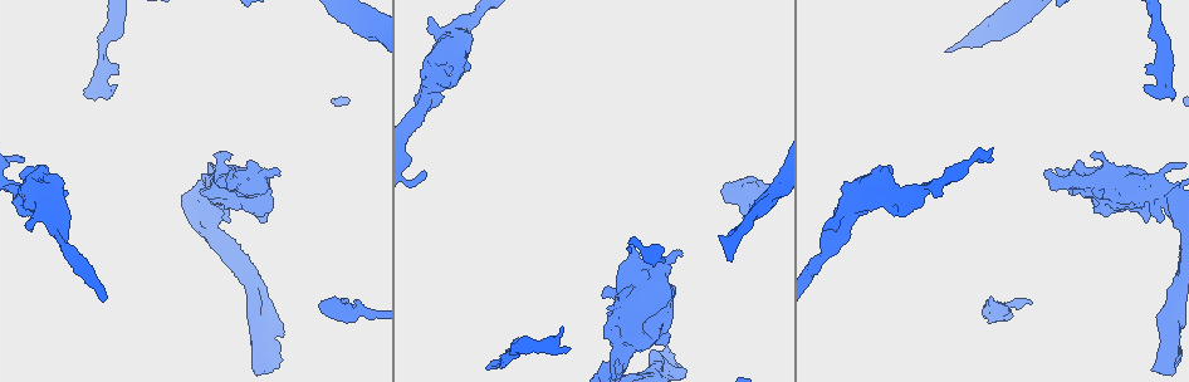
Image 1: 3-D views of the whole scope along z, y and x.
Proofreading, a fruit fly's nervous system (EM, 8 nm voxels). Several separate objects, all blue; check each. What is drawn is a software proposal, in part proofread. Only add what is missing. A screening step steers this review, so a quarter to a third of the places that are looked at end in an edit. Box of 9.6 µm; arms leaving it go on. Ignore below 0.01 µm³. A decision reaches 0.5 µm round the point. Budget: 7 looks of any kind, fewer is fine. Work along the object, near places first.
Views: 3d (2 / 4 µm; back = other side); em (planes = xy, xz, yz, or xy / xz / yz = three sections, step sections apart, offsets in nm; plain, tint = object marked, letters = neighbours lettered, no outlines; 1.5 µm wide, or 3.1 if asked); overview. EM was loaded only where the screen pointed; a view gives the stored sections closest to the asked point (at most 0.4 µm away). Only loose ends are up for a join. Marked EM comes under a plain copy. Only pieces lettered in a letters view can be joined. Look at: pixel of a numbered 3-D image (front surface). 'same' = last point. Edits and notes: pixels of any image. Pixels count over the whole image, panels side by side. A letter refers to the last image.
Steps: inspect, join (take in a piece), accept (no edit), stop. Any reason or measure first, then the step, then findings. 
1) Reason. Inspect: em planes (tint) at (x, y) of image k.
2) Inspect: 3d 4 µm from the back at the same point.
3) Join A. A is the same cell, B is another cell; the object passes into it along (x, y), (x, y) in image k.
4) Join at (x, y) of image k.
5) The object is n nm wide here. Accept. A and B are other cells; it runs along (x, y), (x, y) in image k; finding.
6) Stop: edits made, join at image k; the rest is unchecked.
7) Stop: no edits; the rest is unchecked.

Inspect: em yz step 8 (tint) at (277, 171) of image 1.

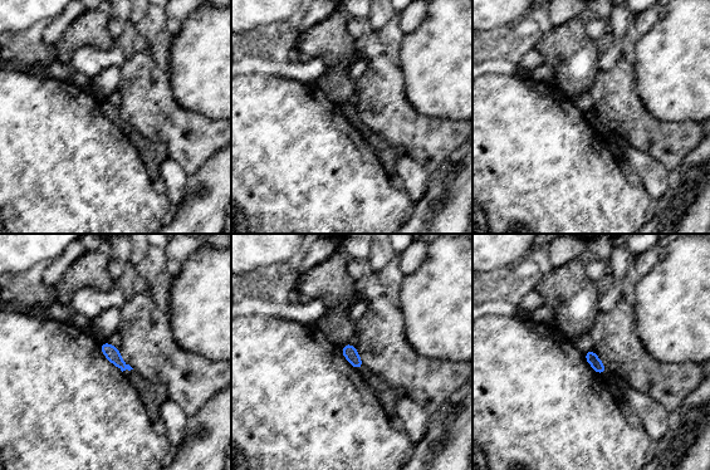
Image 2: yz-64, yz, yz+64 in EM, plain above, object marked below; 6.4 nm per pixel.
Inspect: em xz step 4 (letters) at the same point.

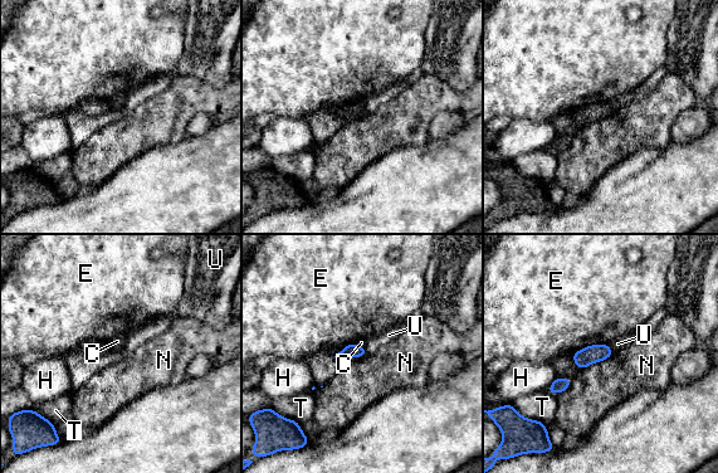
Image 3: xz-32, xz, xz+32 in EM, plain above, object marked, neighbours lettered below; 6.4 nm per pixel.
Accept. C, E, H, N, T and U are other cells; a border runs along (614, 354), (591, 362), (580, 370) in image 3; no lettered piece goes on from it.

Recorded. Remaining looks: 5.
Thin end. Inspect: em planes (letters) at (1173, 98) of image 1.

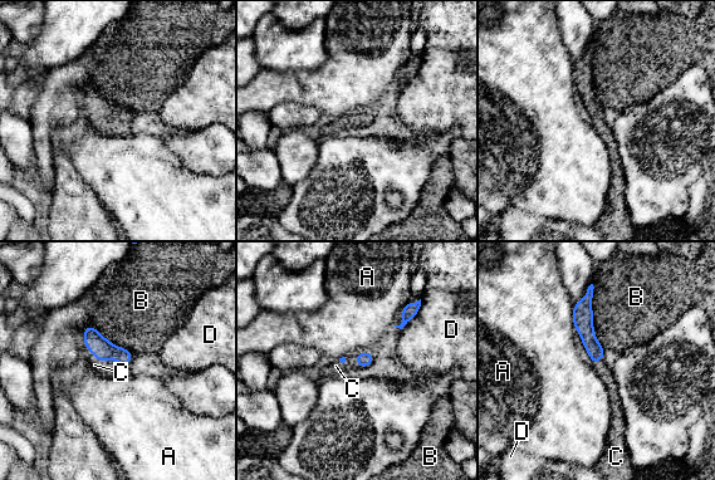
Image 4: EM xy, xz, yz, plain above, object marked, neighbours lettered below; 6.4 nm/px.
Join C. C is the same cell, A, B and D are other cells; the neuron continues.

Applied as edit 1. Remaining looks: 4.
An open end. Inspect: 3d 2 µm at (431, 20) of image 1.

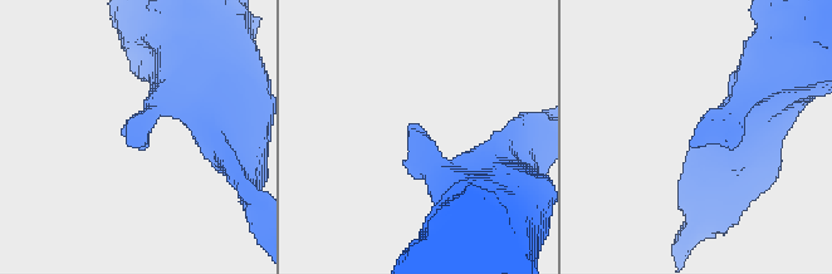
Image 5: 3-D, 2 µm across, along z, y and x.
Inspect: em planes (letters) at (695, 147) of image 5.

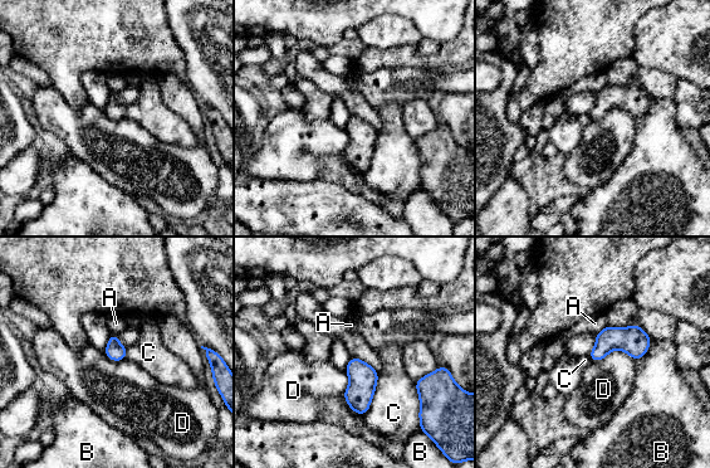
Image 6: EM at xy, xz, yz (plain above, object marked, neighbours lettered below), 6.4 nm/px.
The object is 120 nm wide here. Accept. A, B, C and D are other cells; a border runs along (633, 359), (611, 350), (591, 361) in image 6; none of them fits.

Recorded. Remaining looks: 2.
Stop: edits made, join at image 4; the rest is unchecked.

